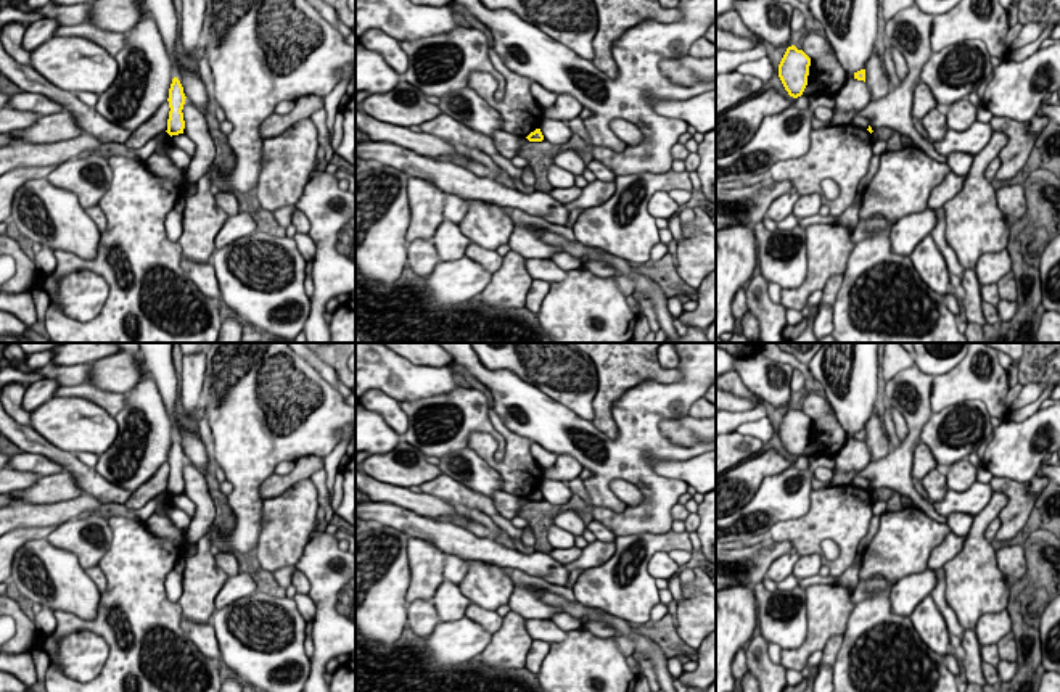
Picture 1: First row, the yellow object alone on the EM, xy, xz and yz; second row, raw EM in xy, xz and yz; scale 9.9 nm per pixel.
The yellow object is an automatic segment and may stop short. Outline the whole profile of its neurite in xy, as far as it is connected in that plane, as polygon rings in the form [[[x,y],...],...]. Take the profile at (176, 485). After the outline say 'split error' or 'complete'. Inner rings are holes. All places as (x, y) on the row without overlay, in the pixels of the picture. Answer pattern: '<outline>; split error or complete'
[[[177,438],[172,439],[171,449],[169,449],[169,480],[167,480],[167,494],[179,496],[183,494],[185,481],[183,481],[183,465],[185,465],[185,454],[180,441]]]; complete

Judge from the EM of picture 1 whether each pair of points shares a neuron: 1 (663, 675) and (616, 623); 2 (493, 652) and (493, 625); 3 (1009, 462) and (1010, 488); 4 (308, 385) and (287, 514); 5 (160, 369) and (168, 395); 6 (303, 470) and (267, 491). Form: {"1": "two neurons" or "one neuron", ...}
{"1": "one neuron", "2": "two neurons", "3": "two neurons", "4": "one neuron", "5": "one neuron", "6": "one neuron"}

